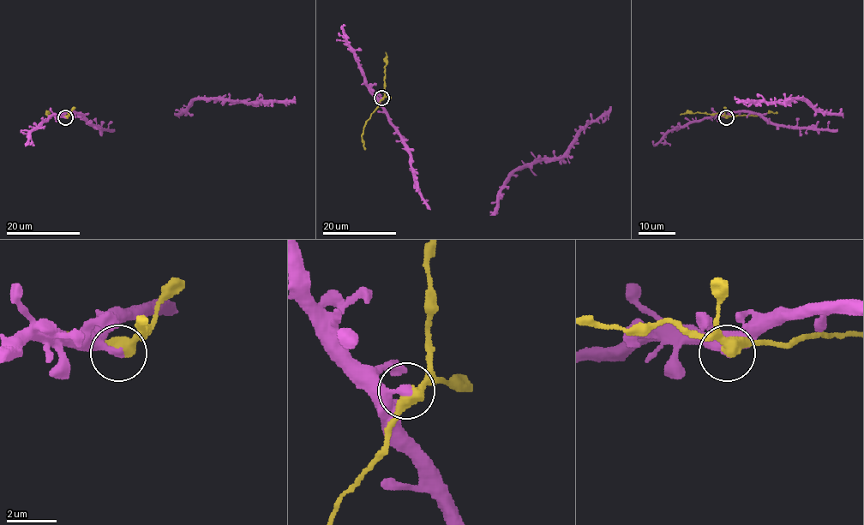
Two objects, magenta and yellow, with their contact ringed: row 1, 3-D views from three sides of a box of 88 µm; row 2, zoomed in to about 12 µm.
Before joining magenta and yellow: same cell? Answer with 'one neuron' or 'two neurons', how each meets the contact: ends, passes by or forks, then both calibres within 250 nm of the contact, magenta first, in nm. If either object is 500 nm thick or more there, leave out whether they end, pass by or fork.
two neurons | magenta ends | yellow passes by | 320/440 nm

